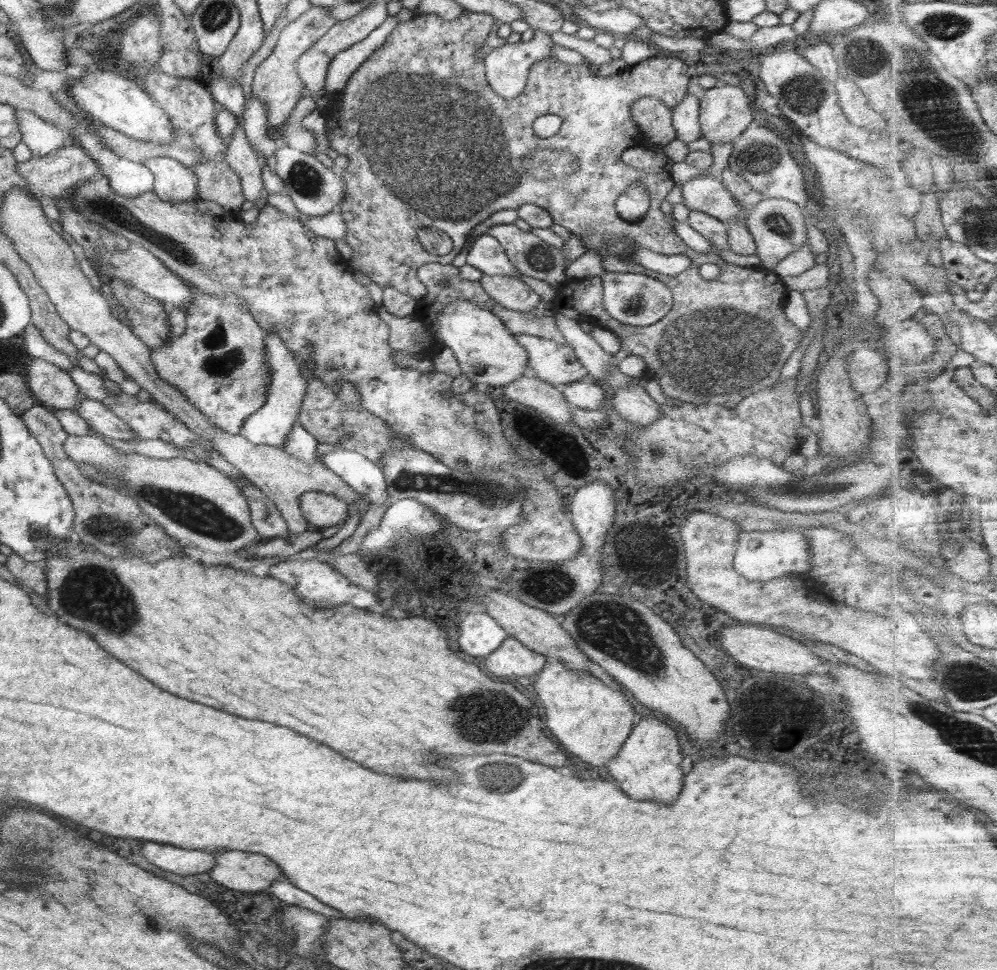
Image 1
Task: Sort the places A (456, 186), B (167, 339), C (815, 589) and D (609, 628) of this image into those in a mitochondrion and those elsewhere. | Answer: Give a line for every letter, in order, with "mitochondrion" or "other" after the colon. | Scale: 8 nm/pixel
A: mitochondrion
B: other
C: other
D: mitochondrion

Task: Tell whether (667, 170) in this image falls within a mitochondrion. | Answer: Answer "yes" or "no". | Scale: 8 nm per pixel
no

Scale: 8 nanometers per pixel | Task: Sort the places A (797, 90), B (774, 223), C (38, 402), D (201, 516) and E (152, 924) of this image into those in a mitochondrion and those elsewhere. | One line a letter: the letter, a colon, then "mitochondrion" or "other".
A: mitochondrion
B: mitochondrion
C: other
D: mitochondrion
E: other

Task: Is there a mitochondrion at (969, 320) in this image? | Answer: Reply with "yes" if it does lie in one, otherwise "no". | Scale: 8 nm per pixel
no

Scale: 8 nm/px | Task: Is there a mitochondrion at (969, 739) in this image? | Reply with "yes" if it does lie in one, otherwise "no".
yes

